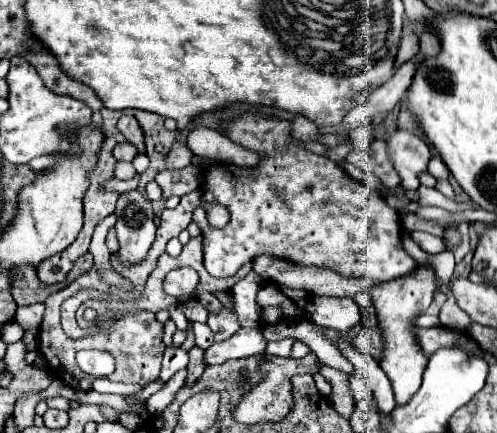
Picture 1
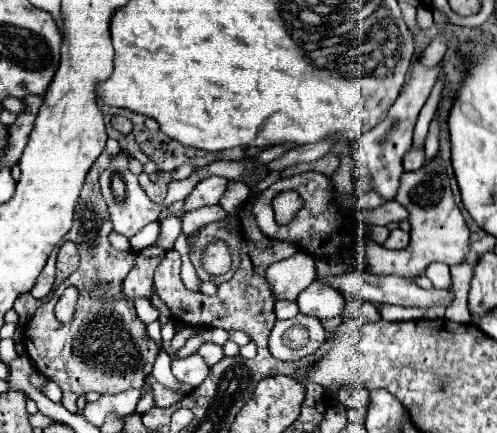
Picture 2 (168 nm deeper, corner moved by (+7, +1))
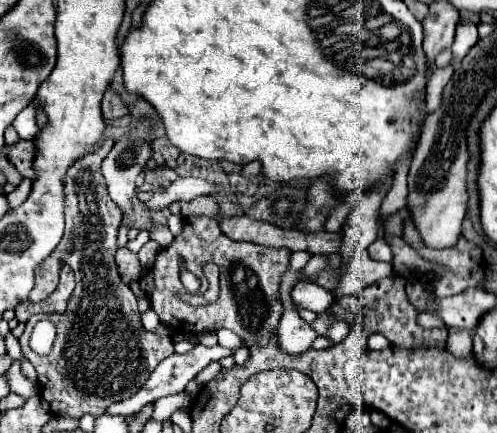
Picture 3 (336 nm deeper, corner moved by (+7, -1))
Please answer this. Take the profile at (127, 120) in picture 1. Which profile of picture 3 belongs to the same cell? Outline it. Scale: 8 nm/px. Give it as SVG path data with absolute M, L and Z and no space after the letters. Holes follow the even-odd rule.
M108 88L106 94L104 94L104 98L102 98L102 116L106 120L112 120L112 118L126 116L126 114L128 114L128 108L122 102L122 98L112 88Z

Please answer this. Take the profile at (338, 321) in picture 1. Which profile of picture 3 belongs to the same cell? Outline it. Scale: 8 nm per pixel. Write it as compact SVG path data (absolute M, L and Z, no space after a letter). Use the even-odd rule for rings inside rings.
M306 280L306 282L298 282L292 288L292 300L298 308L306 308L316 314L322 314L334 302L334 294L324 290L322 286Z

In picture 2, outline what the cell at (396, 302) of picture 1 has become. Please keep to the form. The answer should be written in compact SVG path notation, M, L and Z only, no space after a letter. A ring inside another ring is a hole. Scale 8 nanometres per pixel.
M438 156L416 172L404 172L394 200L400 202L410 214L408 218L412 226L410 244L404 250L384 250L380 244L366 240L362 254L364 254L364 264L368 266L370 272L384 276L394 274L408 280L416 280L418 276L424 276L428 264L432 262L446 262L448 266L452 266L452 264L460 264L466 258L470 246L468 240L470 232L462 212L454 204L450 186L446 186L446 172L442 170Z

